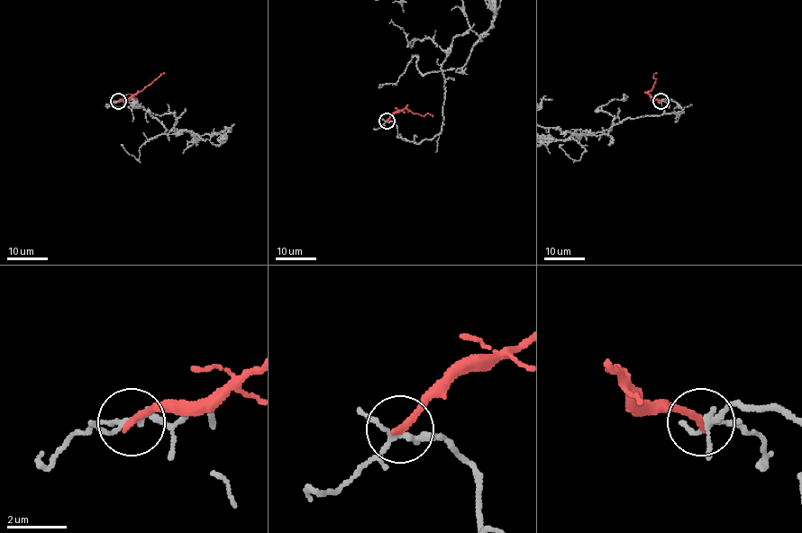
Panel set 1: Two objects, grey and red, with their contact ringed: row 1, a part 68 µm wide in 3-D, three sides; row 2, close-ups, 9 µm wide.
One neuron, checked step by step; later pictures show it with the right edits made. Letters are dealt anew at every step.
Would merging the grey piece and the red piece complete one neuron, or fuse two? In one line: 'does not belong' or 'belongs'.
does not belong

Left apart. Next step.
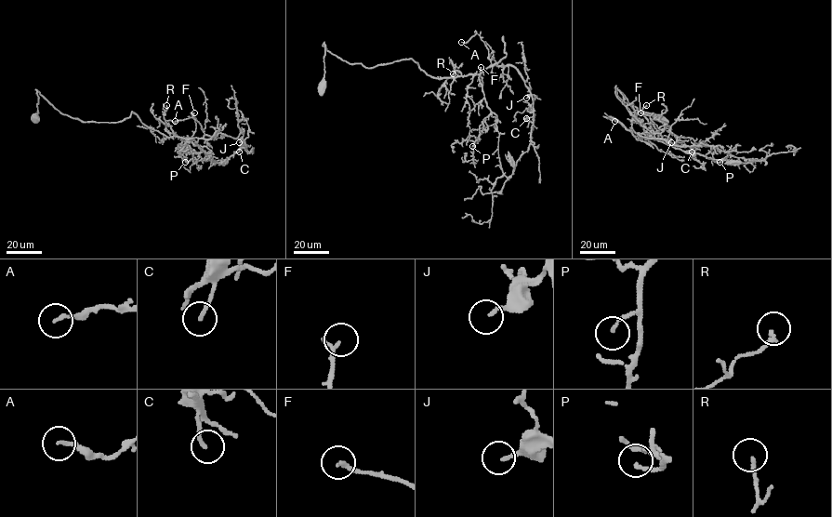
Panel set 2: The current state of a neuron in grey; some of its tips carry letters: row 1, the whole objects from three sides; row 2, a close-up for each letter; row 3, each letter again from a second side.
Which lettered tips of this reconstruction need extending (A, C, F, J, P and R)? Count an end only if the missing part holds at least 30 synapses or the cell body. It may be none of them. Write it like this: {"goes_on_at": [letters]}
{"goes_on_at": ["F"]}

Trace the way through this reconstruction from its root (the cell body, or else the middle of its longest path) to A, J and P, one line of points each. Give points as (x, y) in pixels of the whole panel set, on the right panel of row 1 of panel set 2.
A: (659, 119), (617, 90), (641, 121), (633, 123), (644, 115), (650, 137), (614, 121)
J: (659, 119), (616, 91), (641, 121), (632, 122), (640, 112), (650, 125), (650, 137), (640, 138), (671, 142)
P: (659, 119), (616, 91), (641, 121), (633, 123), (644, 115), (647, 139), (719, 162)

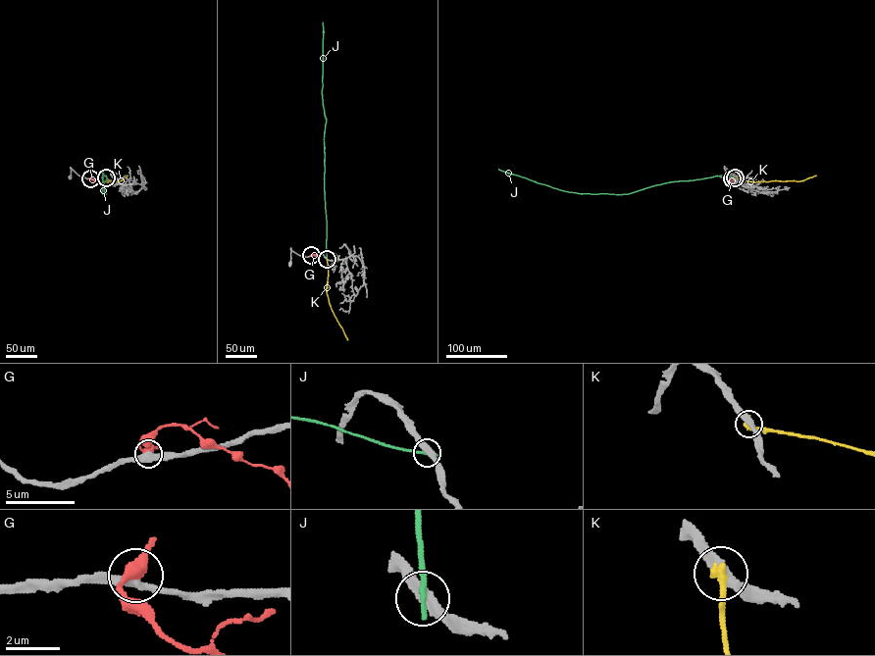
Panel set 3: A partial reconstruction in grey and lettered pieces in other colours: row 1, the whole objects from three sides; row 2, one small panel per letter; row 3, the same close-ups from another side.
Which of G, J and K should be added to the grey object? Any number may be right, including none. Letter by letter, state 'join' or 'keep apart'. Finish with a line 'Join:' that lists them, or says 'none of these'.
G: keep apart
J: keep apart
K: keep apart
Join: none of these

